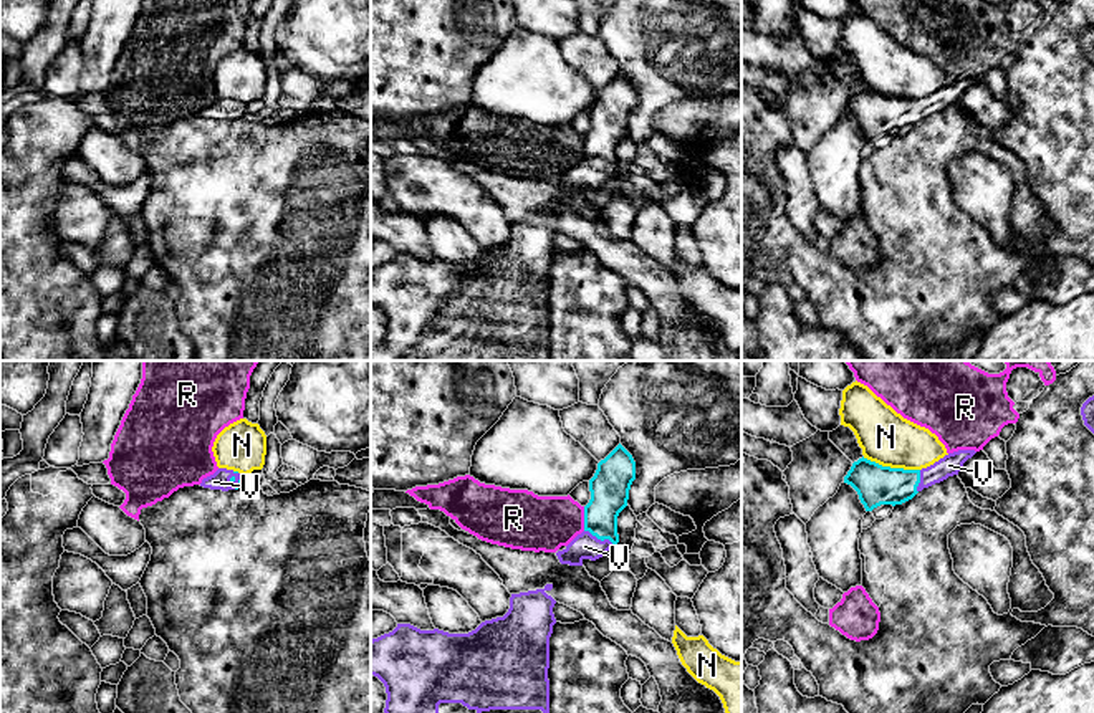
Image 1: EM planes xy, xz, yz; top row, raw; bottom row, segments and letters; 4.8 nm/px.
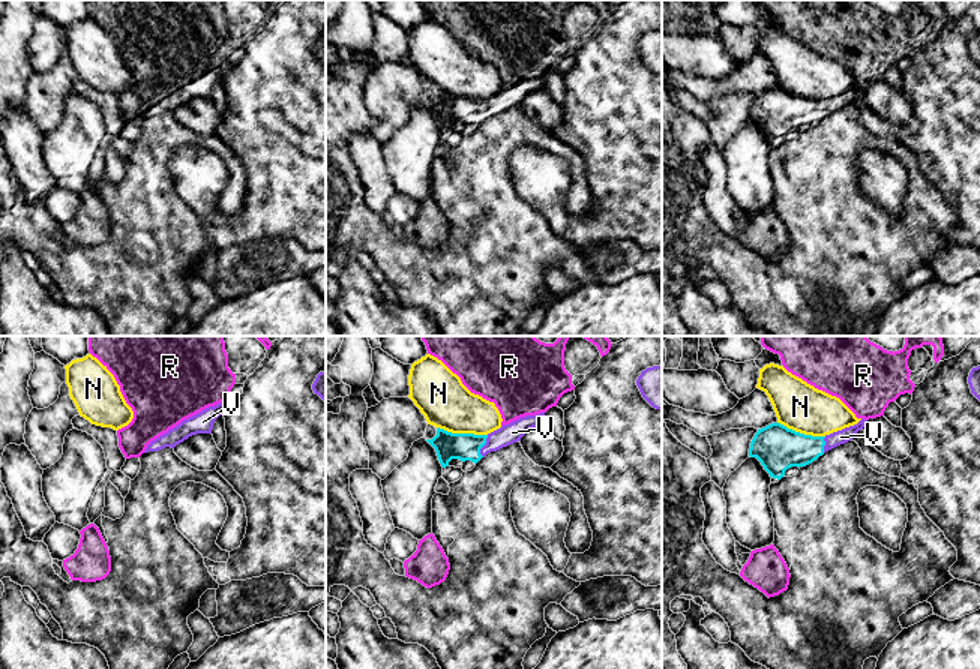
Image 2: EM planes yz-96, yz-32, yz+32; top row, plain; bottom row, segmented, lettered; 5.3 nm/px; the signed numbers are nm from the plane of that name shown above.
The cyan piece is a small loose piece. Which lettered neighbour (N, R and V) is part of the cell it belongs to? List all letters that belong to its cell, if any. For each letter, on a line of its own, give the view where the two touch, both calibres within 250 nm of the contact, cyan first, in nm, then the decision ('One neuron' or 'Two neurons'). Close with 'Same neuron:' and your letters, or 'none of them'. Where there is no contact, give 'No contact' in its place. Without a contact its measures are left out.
N: Touches cyan in yz. Thickness 200 nm (cyan) against 260 nm. Two neurons
R: Touches cyan in xz. Thickness 190 nm (cyan) against 280 nm. Two neurons
V: Touches cyan in xz. Thickness 190 nm (cyan) against 130 nm. One neuron
Same neuron: V

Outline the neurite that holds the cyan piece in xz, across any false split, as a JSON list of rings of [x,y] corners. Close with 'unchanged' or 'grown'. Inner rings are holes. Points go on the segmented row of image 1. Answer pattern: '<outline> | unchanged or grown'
[[[619,443],[604,460],[597,463],[594,476],[589,480],[591,500],[584,506],[584,531],[578,534],[556,556],[561,564],[583,566],[584,559],[596,561],[619,543],[617,516],[627,506],[629,490],[636,480],[636,462]]] | grown

